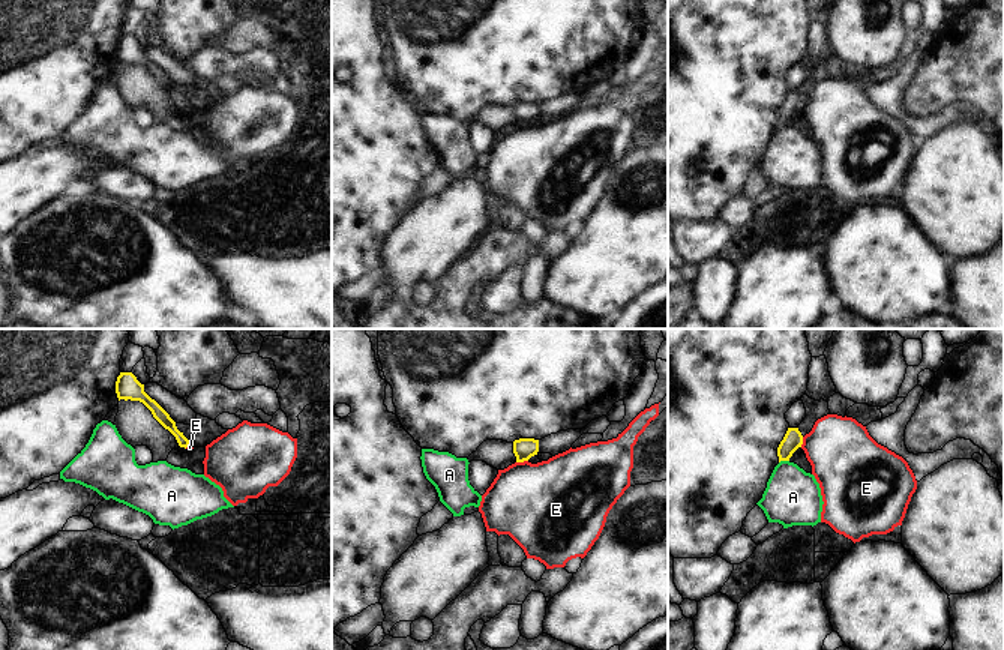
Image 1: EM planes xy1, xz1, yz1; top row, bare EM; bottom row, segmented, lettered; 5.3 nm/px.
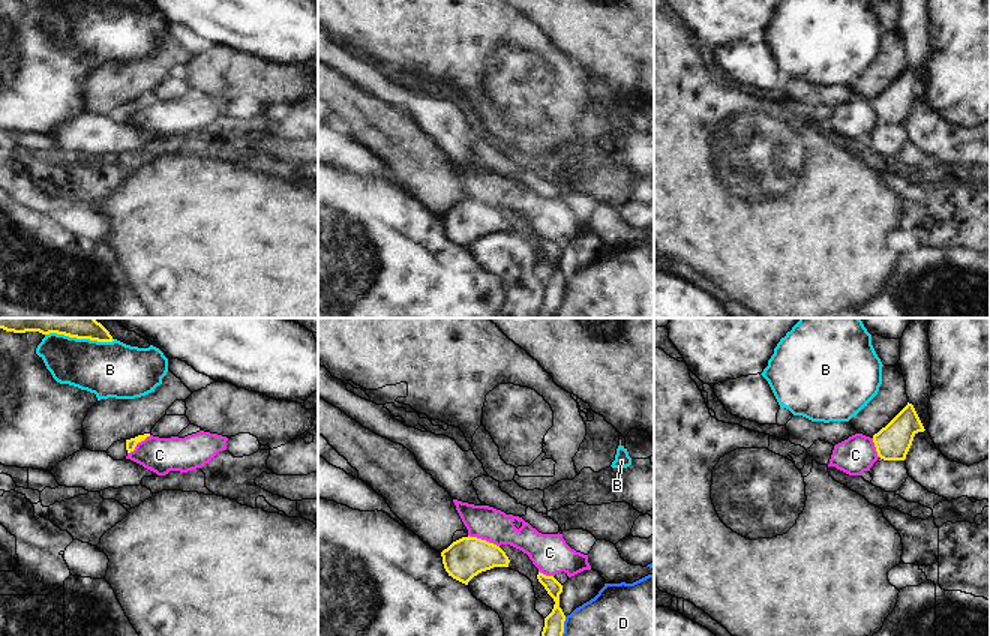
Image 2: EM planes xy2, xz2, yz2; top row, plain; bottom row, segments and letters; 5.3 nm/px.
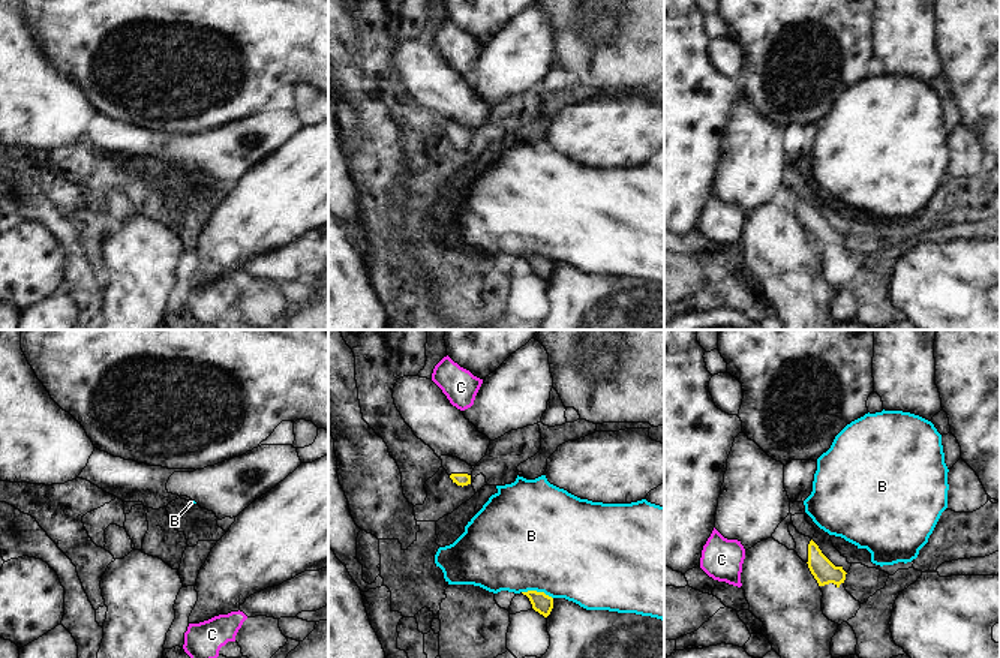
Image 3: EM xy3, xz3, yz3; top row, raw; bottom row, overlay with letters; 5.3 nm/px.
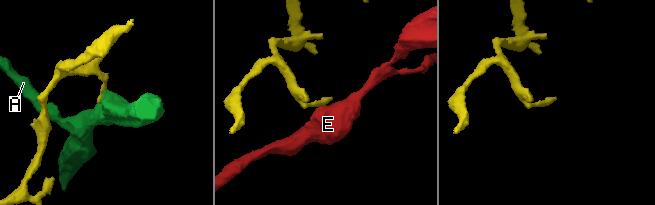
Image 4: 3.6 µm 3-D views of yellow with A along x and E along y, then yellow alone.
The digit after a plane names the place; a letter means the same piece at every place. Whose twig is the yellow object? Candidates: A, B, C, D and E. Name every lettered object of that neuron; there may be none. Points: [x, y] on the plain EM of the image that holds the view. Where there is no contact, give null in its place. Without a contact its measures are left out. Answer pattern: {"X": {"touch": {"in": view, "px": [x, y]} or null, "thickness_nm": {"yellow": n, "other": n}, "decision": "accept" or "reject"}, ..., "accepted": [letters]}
{"A": {"touch": {"in": "yz1", "px": [784, 123]}, "thickness_nm": {"yellow": 100, "other": 300}, "decision": "reject"}, "B": {"touch": {"in": "xz3", "px": [535, 255]}, "thickness_nm": {"yellow": 110, "other": 500}, "decision": "reject"}, "C": {"touch": {"in": "xz2", "px": [483, 204]}, "thickness_nm": {"yellow": 220, "other": 180}, "decision": "reject"}, "D": {"touch": {"in": "xz2", "px": [561, 299]}, "thickness_nm": {"yellow": 110, "other": 500}, "decision": "reject"}, "E": {"touch": {"in": "xz1", "px": [521, 125]}, "thickness_nm": {"yellow": 110, "other": 440}, "decision": "reject"}, "accepted": []}

